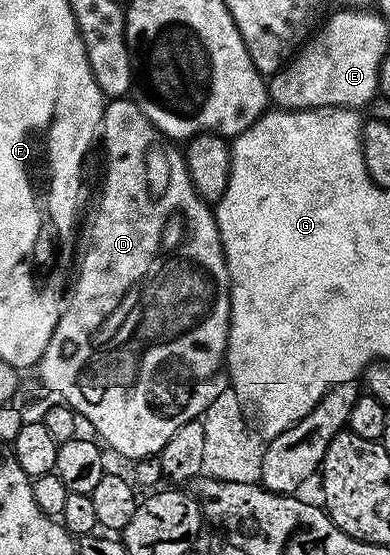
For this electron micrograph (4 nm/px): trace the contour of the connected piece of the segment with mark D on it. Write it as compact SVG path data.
M116 98L105 107L104 122L102 125L102 144L103 140L104 148L108 151L108 177L104 180L104 197L100 200L100 213L96 216L96 229L92 232L92 245L89 246L88 253L85 254L84 261L80 264L80 277L78 277L77 280L75 277L74 288L76 284L76 293L74 293L73 296L71 293L70 303L63 309L60 324L56 327L54 338L50 342L50 346L44 355L42 361L42 369L44 368L42 379L44 383L48 385L49 393L55 394L55 392L60 392L59 399L67 404L81 421L88 420L89 426L97 432L95 435L99 437L105 445L108 443L118 455L125 456L129 462L135 462L137 460L151 460L159 457L161 450L170 442L170 438L174 438L174 434L178 434L178 430L182 430L182 426L186 426L188 421L197 415L196 407L198 407L200 403L202 403L201 405L205 403L204 383L206 383L219 368L221 371L228 354L228 335L231 334L232 330L232 275L228 269L228 255L224 252L224 240L220 235L217 213L213 211L213 209L212 212L208 209L211 208L209 201L205 200L204 197L200 195L199 189L196 188L196 183L192 180L192 175L188 172L187 159L182 155L181 149L179 152L179 150L156 129L155 122L132 101L132 98Z

